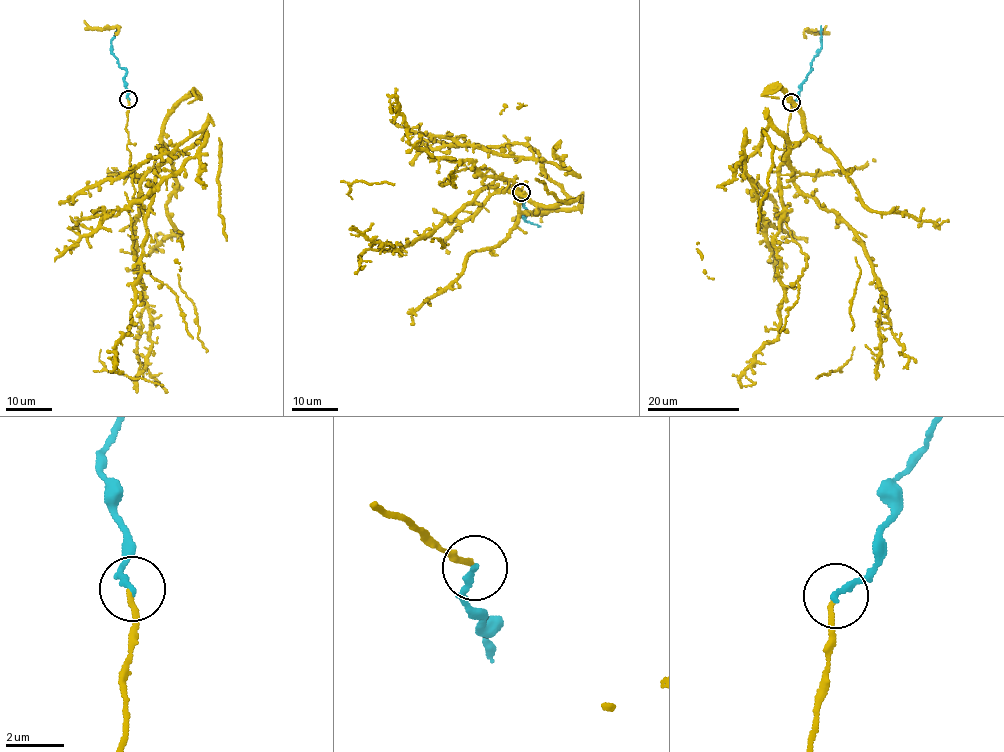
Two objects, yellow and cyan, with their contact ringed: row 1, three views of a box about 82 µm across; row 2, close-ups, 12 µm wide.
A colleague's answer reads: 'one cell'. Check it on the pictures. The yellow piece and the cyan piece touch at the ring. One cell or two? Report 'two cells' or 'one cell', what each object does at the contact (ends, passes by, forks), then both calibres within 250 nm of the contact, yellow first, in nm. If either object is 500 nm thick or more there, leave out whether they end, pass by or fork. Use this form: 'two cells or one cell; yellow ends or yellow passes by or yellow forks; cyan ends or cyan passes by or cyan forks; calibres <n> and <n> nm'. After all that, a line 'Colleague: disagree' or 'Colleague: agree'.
one cell; yellow ends; cyan ends; calibres 150 and 220 nm
Colleague: agree

